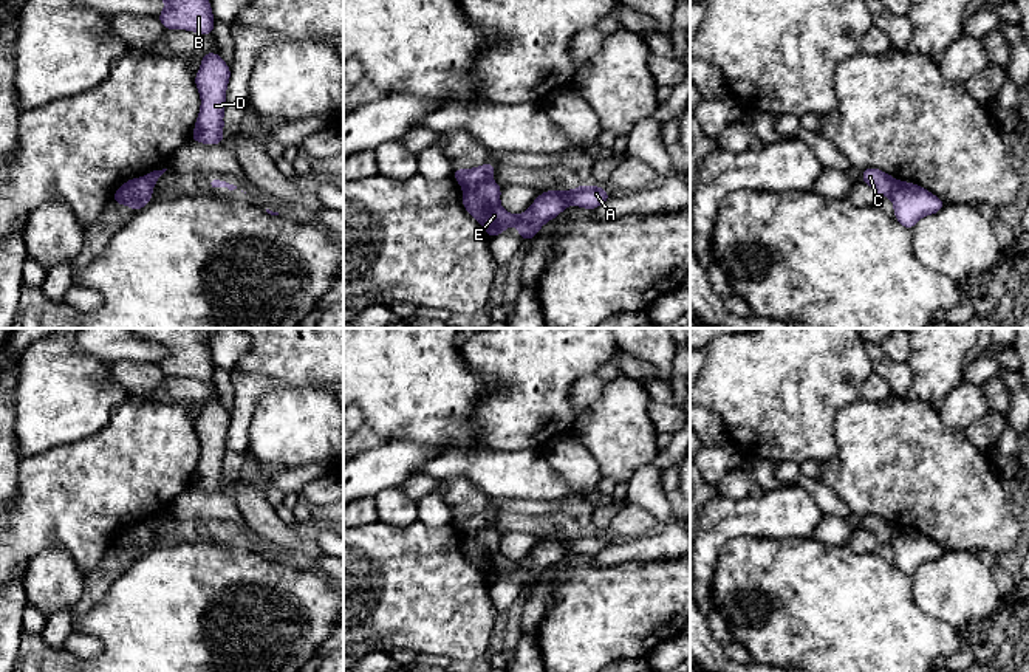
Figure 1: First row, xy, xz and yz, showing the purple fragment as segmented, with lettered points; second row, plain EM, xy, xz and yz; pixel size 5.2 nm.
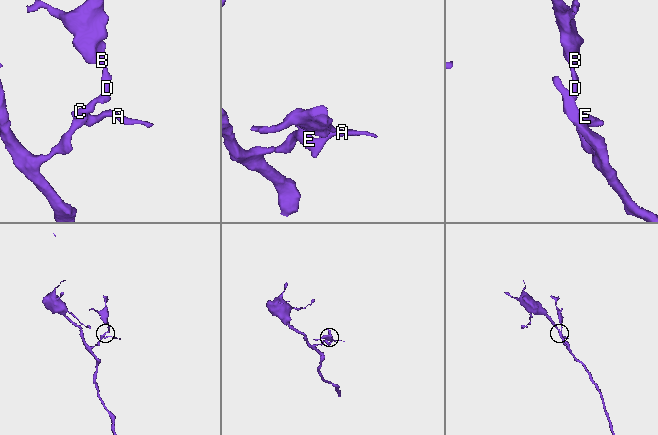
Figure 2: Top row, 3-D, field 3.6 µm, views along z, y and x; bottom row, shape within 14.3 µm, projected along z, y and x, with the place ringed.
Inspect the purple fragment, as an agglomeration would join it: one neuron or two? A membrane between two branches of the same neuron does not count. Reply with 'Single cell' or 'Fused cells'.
Fused cells

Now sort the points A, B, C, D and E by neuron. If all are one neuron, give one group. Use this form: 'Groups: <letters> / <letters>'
Groups: A E / B C D

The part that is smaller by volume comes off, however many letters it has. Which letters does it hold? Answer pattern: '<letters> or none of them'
B, C, D

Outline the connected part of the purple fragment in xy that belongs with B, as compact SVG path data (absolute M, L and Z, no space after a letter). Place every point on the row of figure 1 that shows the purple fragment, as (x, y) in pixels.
M164 0L166 9L156 17L166 29L189 29L212 36L215 19L209 0Z

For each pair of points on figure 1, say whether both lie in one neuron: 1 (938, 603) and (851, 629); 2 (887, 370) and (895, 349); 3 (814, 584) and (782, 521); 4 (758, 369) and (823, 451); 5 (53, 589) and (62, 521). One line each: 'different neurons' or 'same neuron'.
1: different neurons
2: different neurons
3: different neurons
4: same neuron
5: different neurons

